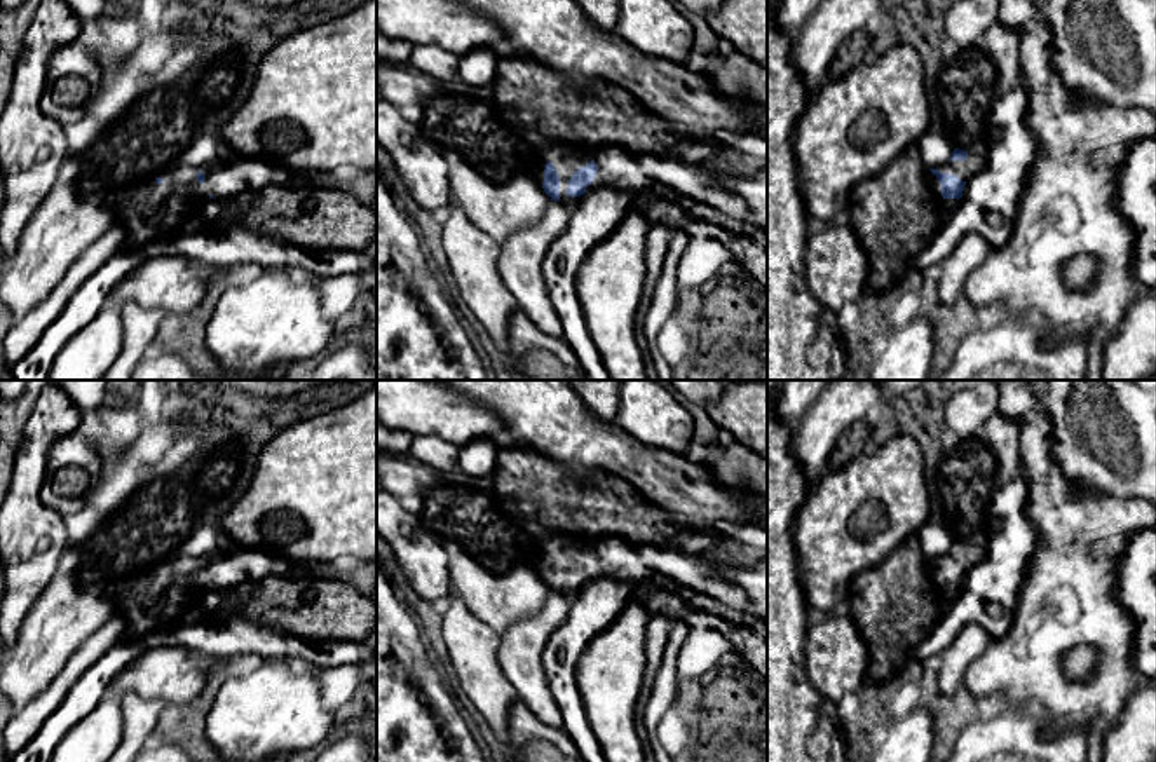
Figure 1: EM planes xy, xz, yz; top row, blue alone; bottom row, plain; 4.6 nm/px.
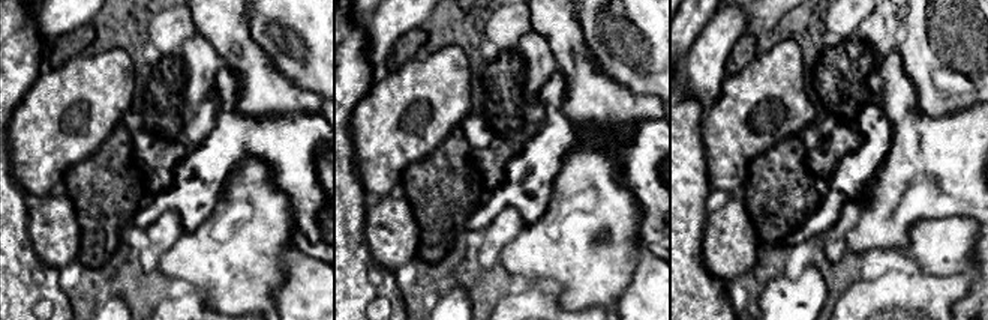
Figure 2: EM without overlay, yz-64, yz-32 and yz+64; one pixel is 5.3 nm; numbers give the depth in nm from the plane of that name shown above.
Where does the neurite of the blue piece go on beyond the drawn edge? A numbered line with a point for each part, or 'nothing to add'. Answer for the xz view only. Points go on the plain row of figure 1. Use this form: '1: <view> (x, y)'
1: xz (604, 567)

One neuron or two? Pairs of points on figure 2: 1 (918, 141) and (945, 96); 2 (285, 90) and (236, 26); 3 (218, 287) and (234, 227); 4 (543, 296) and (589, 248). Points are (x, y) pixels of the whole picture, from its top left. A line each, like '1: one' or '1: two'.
1: two
2: one
3: one
4: two

